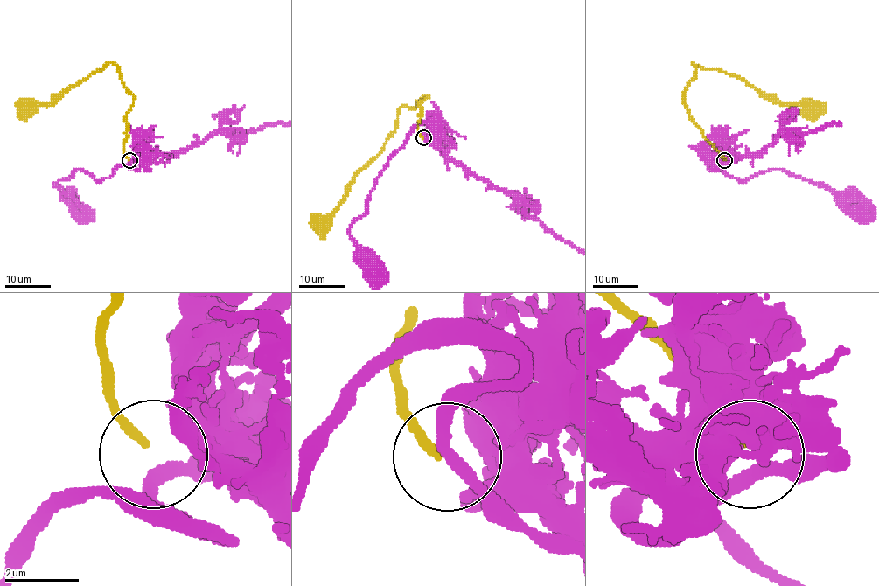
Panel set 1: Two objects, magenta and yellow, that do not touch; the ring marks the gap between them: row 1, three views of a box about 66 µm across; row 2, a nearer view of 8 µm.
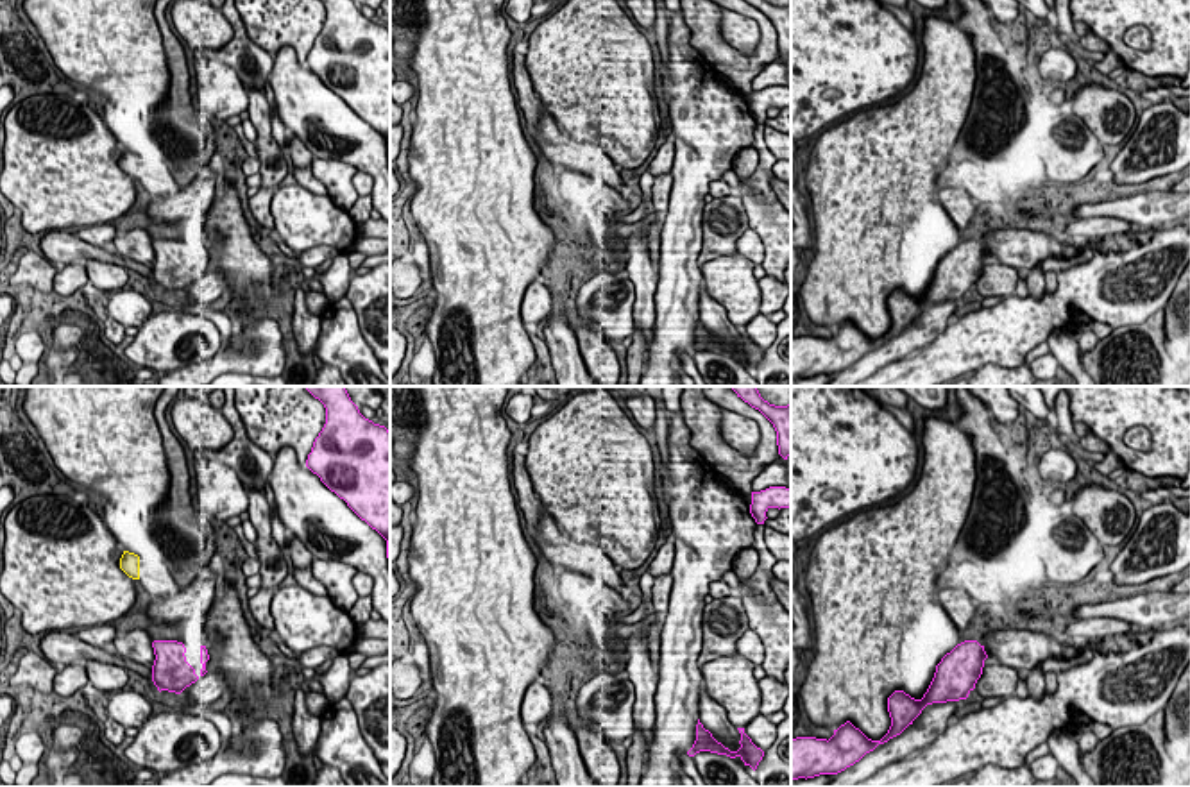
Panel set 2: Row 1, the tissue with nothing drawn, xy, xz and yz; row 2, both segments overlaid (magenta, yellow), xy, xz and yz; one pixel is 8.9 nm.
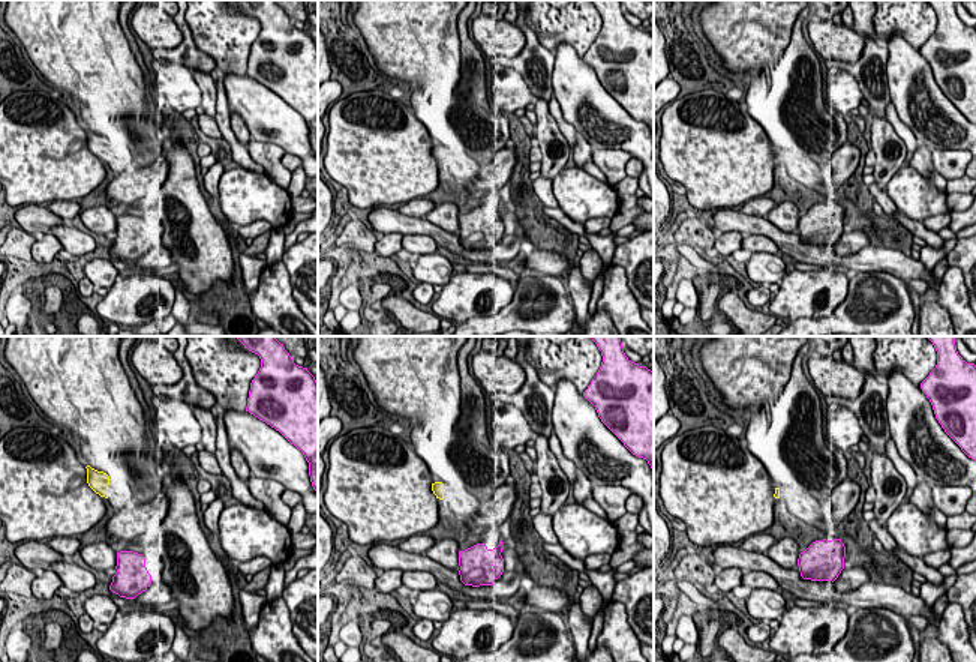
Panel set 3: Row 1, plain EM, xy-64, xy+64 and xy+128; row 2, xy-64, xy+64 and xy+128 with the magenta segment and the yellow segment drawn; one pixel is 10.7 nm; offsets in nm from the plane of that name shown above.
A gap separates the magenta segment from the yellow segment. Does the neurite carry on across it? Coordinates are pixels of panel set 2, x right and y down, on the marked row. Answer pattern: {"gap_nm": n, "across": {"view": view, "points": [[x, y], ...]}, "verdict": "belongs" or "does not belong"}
{"gap_nm": 600, "across": {"view": "xy", "points": [[154, 641], [138, 578]]}, "verdict": "does not belong"}

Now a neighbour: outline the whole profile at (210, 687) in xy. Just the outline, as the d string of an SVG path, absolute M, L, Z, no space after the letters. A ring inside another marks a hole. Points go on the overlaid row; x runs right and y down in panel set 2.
M208 671L202 678L181 692L181 701L188 699L188 694L195 690L195 703L211 707L222 696L224 689L224 676L217 671Z

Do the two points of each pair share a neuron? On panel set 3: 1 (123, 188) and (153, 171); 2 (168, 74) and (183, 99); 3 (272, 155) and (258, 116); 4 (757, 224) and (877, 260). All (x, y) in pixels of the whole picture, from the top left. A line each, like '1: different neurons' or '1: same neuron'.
1: same neuron
2: same neuron
3: different neurons
4: same neuron

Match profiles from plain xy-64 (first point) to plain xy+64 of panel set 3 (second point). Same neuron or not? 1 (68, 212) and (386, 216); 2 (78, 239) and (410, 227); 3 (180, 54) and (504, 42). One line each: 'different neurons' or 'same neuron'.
1: different neurons
2: different neurons
3: different neurons

